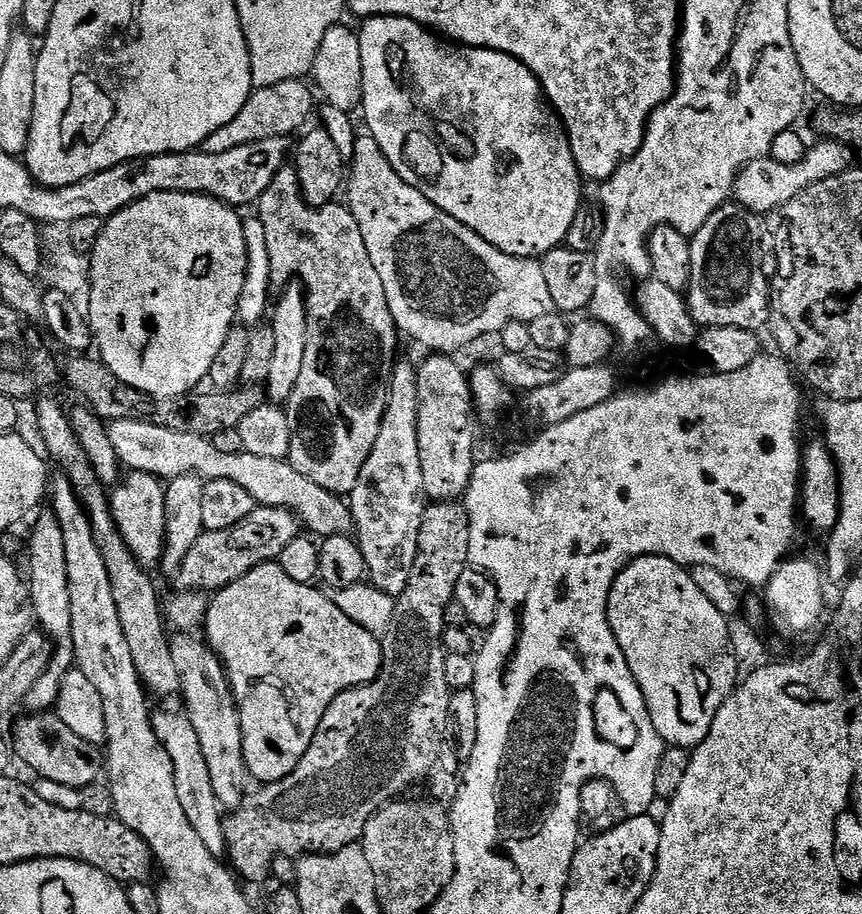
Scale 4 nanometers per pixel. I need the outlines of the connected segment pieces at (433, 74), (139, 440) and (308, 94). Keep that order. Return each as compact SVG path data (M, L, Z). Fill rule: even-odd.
M374 16L365 19L364 22L368 26L368 36L376 36L376 40L384 40L384 44L392 44L392 52L380 52L380 60L376 60L376 68L368 72L368 76L372 76L372 84L380 84L376 76L384 76L384 80L388 80L392 88L396 88L396 84L404 84L404 72L408 72L408 80L412 80L412 88L416 88L416 96L412 96L412 104L416 104L416 120L412 120L408 128L380 128L380 132L376 132L376 135L372 137L375 145L380 149L381 157L385 161L388 159L387 167L401 181L410 186L418 186L420 190L428 193L430 202L443 205L443 209L448 210L450 218L454 218L458 225L468 227L472 231L469 233L485 240L506 256L543 258L546 253L561 247L567 241L564 239L567 238L568 231L571 230L572 223L575 222L576 215L580 212L582 177L580 169L576 166L576 155L568 139L568 133L565 132L560 117L548 103L535 74L514 57L489 48L465 48L463 46L443 48L439 44L441 41L429 29L414 20L408 20L405 16Z
M113 420L107 425L108 444L125 464L125 469L145 472L169 482L182 475L197 476L202 481L229 480L265 508L287 508L301 521L304 520L316 532L323 534L348 534L353 531L352 513L349 505L339 495L328 492L322 486L308 481L291 468L287 459L259 457L243 451L241 454L223 453L207 436L182 434L141 420Z
M303 79L287 80L269 88L256 88L233 120L204 139L202 151L206 154L226 154L226 150L238 150L238 146L262 142L266 138L291 137L291 132L298 131L312 112L313 89L308 89L304 83Z

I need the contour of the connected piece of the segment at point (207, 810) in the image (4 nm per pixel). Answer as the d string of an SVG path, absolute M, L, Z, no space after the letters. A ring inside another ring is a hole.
M176 712L172 716L172 744L170 751L173 760L173 774L175 776L176 793L181 803L184 814L211 853L222 856L227 853L225 846L224 821L226 814L224 804L214 792L213 783L210 781L210 772L207 769L206 758L202 755L202 746L198 741L198 734L194 731L187 713Z

